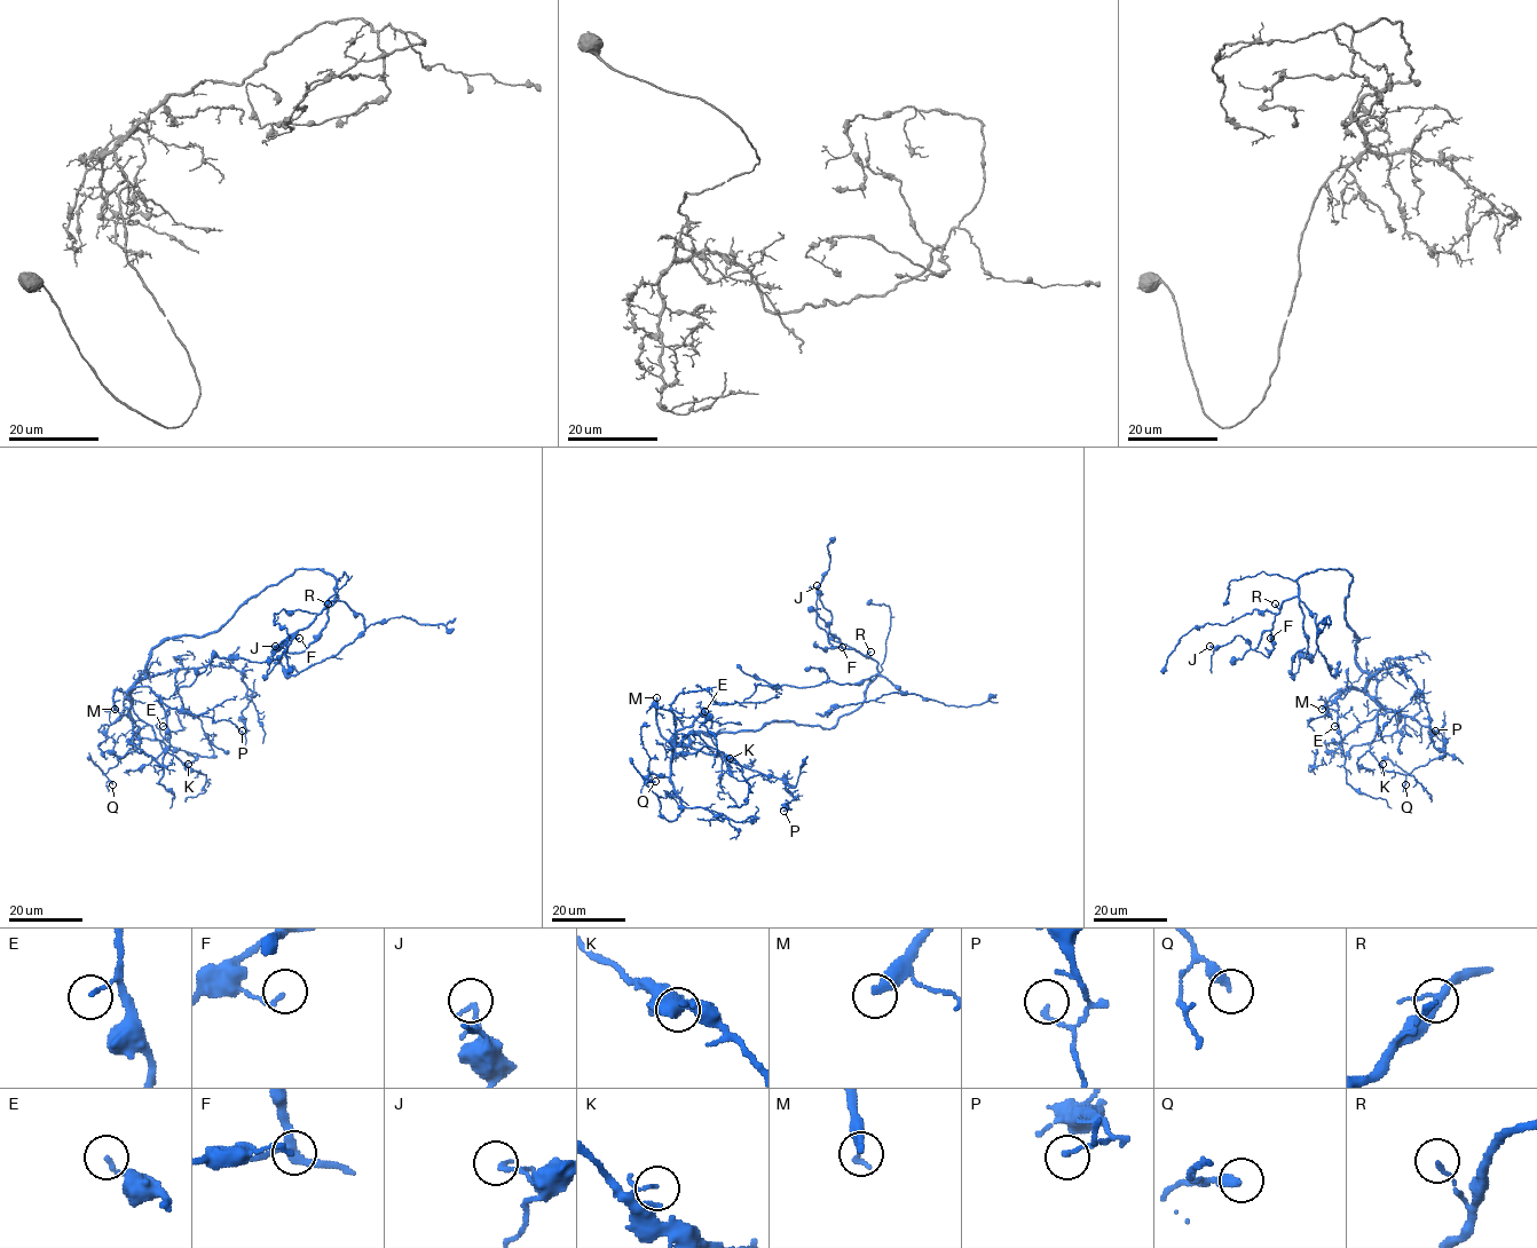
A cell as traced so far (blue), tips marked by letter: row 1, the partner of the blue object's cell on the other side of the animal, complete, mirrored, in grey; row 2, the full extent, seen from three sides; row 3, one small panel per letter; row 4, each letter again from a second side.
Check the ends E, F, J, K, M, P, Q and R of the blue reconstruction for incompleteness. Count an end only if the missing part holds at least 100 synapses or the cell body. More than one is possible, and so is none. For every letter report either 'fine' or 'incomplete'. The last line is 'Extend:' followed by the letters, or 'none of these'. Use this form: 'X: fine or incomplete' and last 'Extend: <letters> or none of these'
E: fine
F: fine
J: fine
K: fine
M: incomplete
P: fine
Q: fine
R: fine
Extend: M

